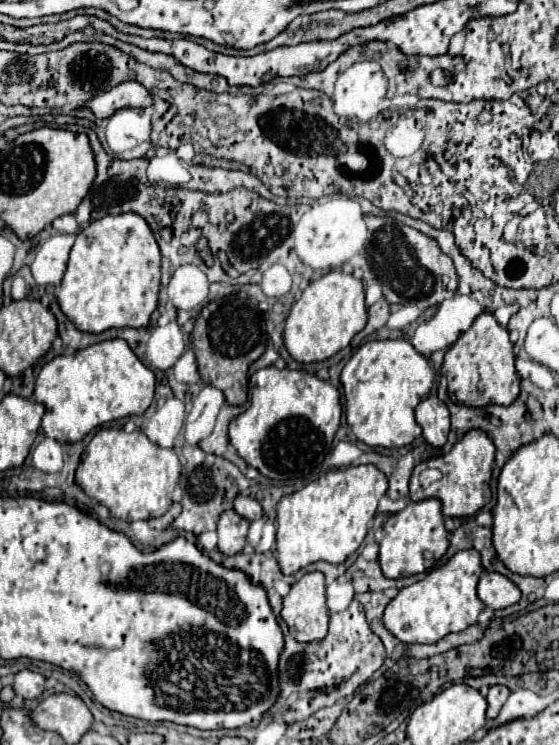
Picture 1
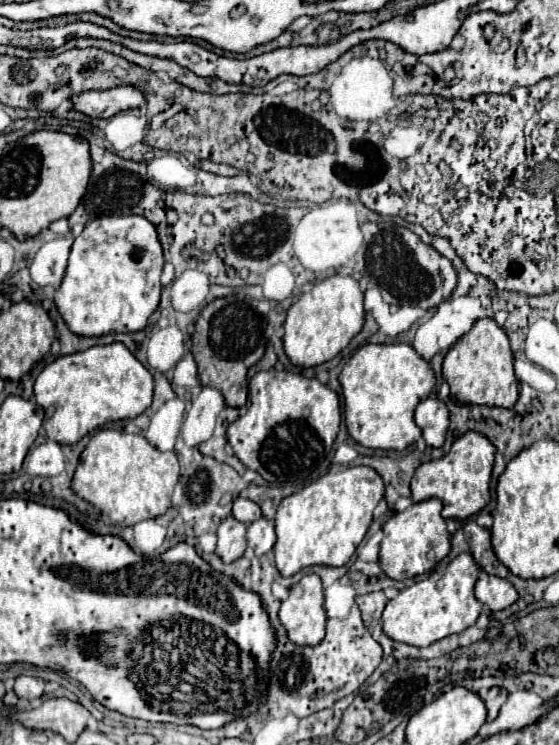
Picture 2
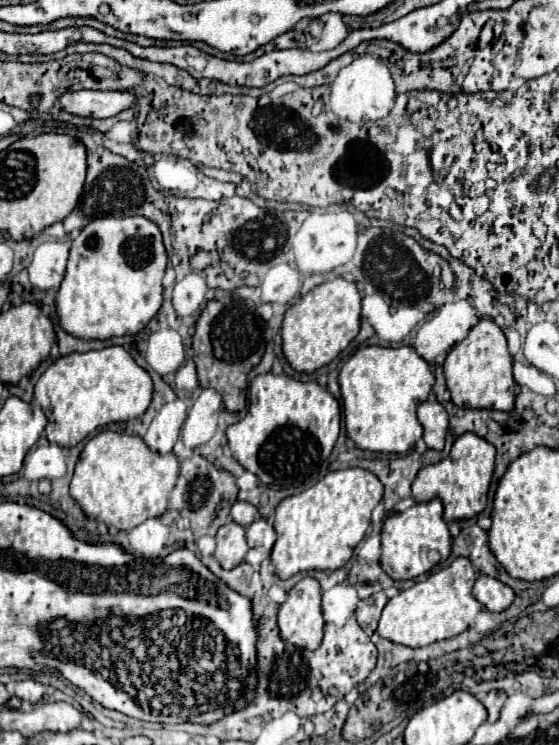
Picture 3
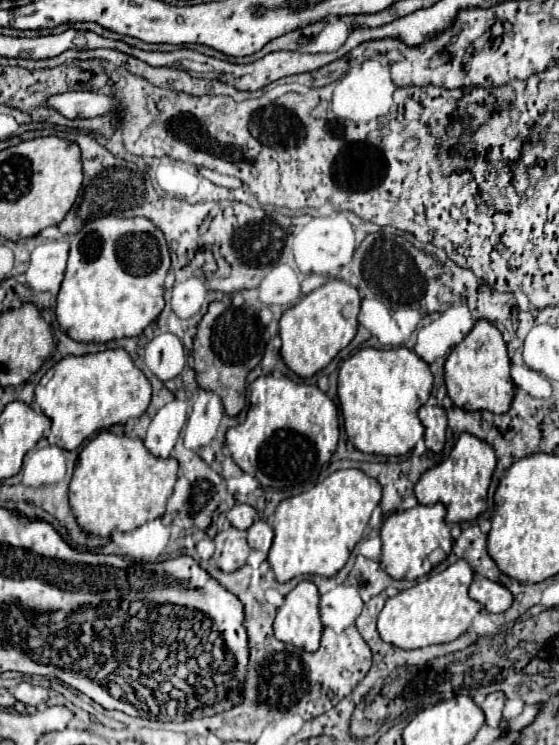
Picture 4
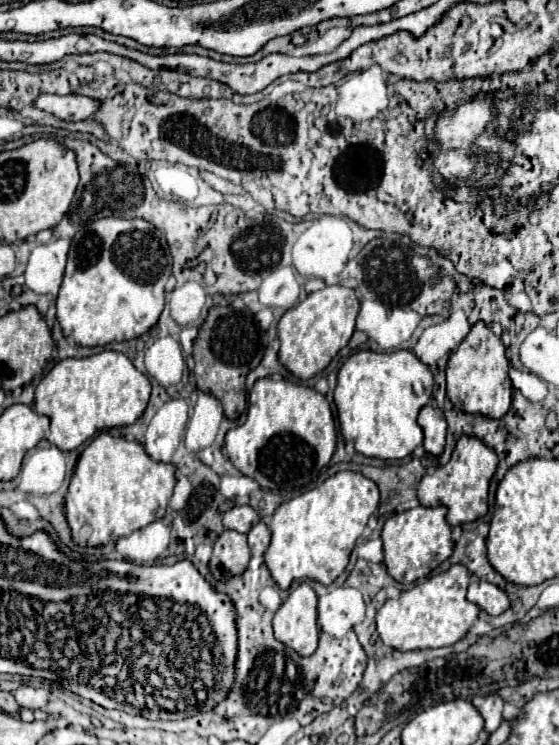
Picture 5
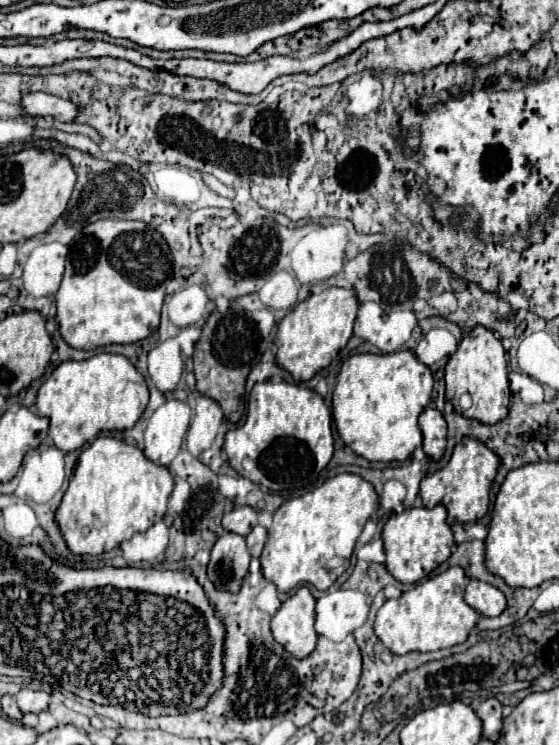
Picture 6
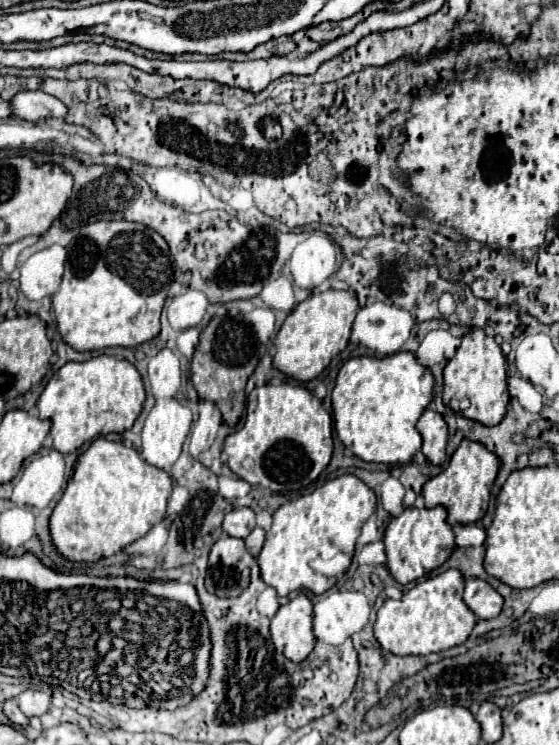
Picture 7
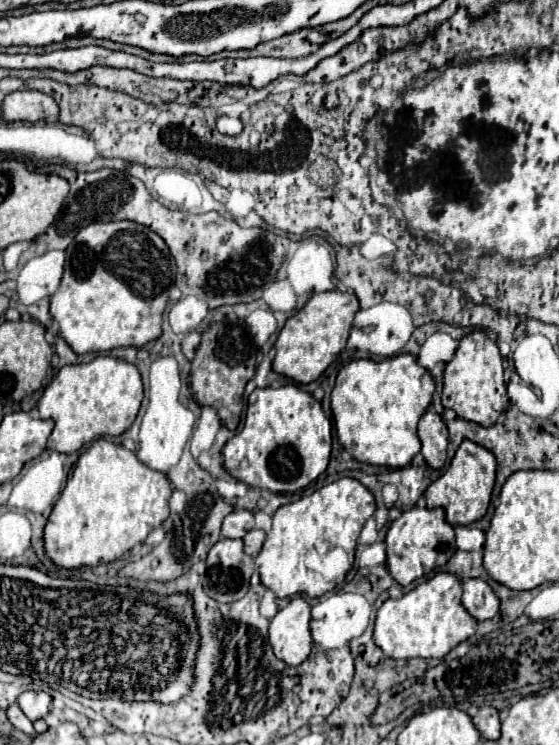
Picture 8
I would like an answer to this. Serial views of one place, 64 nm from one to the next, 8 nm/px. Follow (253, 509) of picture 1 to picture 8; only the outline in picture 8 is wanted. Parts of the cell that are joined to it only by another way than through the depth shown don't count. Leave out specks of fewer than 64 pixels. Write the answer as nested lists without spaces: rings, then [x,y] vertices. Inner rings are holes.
[[[242,508],[232,510],[222,522],[222,538],[242,538],[248,530],[254,528],[254,514]]]

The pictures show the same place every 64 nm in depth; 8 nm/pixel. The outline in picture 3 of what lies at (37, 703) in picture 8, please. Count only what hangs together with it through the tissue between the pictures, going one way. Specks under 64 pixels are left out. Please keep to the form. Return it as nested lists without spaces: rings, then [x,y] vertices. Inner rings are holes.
[[[22,680],[22,682],[16,682],[16,690],[14,694],[20,698],[20,700],[28,700],[32,704],[40,702],[46,694],[46,688],[44,684],[40,682],[34,682],[34,680]]]

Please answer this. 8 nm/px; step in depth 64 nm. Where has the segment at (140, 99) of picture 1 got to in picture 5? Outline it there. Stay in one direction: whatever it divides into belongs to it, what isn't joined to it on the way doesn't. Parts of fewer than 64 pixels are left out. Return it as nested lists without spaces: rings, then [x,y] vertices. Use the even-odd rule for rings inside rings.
[[[40,94],[34,102],[38,110],[54,114],[56,118],[70,122],[70,120],[88,120],[96,110],[98,102],[86,96],[56,96],[56,94]]]

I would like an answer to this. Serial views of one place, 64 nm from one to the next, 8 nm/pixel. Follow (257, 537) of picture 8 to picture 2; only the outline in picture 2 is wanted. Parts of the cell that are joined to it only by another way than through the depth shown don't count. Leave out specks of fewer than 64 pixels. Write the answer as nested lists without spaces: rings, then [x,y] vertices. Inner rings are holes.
[[[260,518],[256,522],[252,522],[248,526],[248,534],[246,534],[248,546],[254,548],[254,552],[258,556],[266,554],[272,550],[274,542],[276,542],[276,532],[274,532],[274,524],[268,522],[266,518]]]

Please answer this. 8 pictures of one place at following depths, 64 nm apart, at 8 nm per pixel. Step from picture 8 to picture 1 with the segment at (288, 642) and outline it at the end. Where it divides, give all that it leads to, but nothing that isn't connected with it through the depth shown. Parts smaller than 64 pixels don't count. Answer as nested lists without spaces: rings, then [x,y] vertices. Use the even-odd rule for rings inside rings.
[[[304,574],[284,598],[282,618],[290,628],[290,634],[298,642],[322,640],[328,632],[328,608],[324,574]]]

